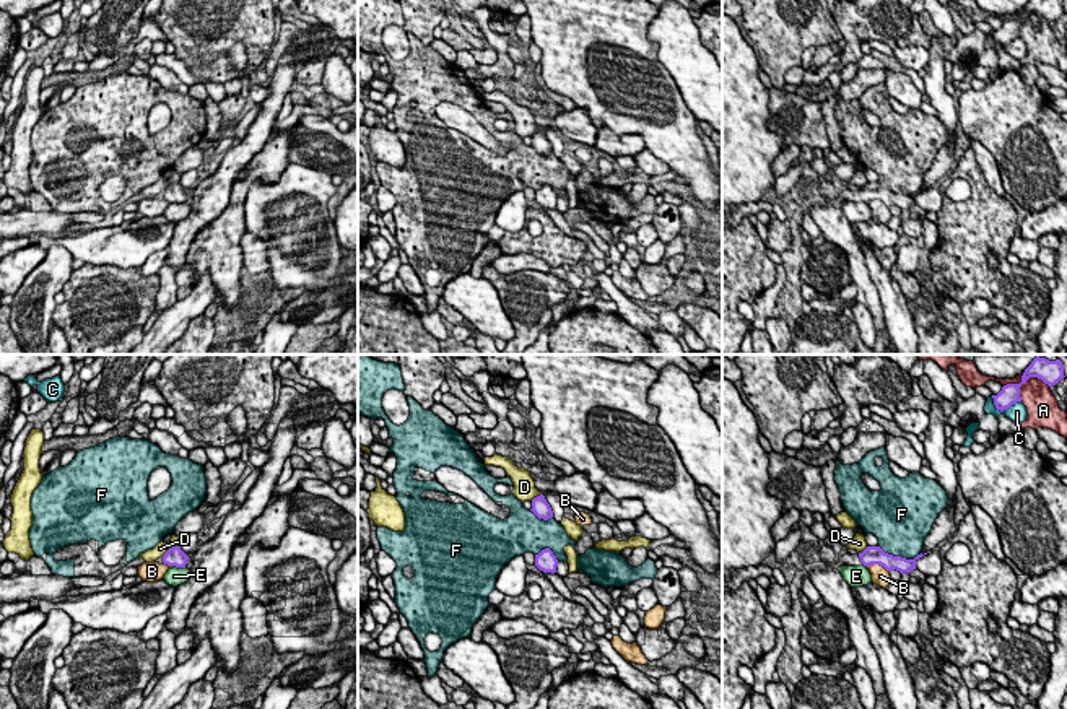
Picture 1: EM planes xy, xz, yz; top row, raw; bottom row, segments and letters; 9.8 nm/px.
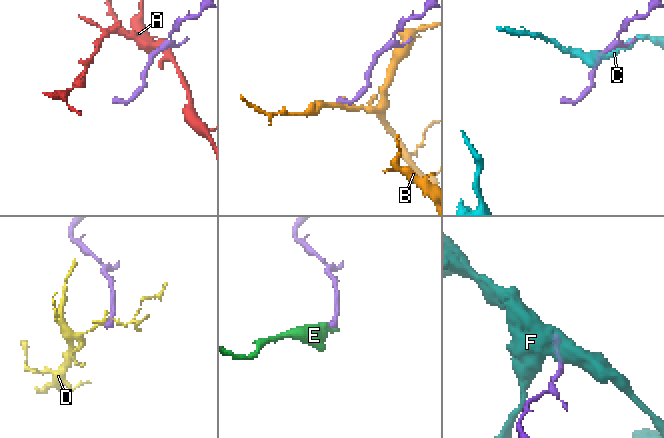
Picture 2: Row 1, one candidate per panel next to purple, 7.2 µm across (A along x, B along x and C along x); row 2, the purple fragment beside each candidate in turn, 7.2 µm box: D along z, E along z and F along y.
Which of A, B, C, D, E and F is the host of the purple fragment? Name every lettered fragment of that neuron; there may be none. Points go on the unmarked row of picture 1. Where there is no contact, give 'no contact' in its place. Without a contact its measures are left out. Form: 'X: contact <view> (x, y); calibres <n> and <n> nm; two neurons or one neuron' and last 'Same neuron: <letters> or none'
A: contact yz (1027, 15); calibres 200 and 300 nm; two neurons
B: contact yz (879, 199); calibres 190 and 180 nm; two neurons
C: contact yz (1004, 44); calibres 190 and 180 nm; two neurons
D: contact xy (169, 184); calibres 190 and 130 nm; two neurons
E: contact xy (178, 202); calibres 190 and 190 nm; two neurons
F: contact yz (900, 192); calibres 180 and 460 nm; two neurons
Same neuron: none

